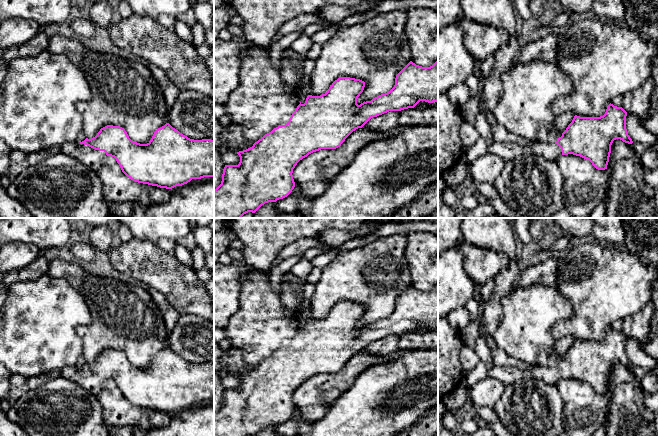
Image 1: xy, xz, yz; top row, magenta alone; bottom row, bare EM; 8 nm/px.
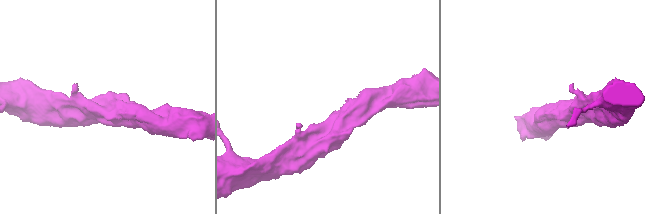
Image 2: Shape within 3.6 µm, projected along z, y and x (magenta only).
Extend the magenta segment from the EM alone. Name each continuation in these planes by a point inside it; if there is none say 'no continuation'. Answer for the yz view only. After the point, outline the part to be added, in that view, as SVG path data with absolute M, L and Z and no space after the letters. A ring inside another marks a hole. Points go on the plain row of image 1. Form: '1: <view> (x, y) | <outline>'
1: yz (507, 375) | M494 366L487 374L488 377L499 380L505 386L513 384L522 378L539 379L551 385L562 379L561 372L555 367L529 366L526 370L516 367Z

